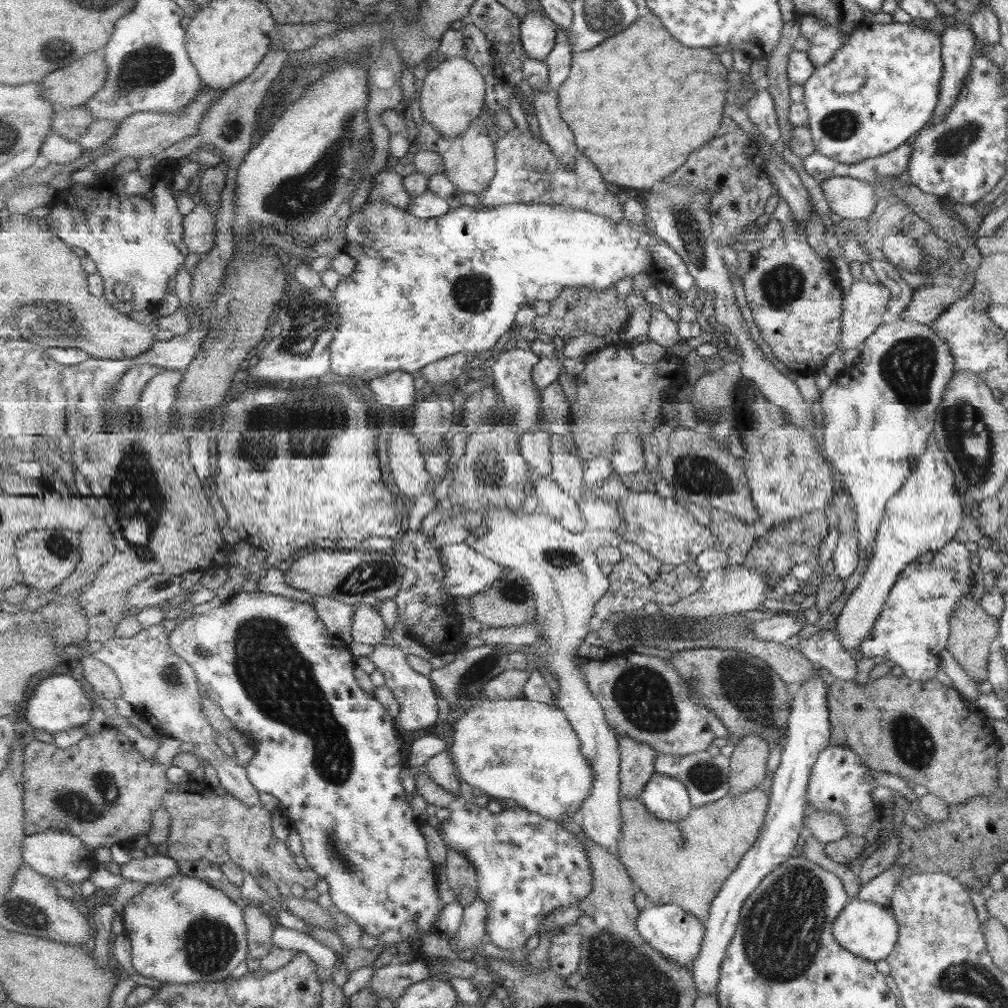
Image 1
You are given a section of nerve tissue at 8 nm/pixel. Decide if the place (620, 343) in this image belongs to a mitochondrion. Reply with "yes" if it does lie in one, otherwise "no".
no

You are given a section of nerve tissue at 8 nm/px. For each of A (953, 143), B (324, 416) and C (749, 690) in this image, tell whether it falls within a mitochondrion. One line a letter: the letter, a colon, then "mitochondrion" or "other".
A: mitochondrion
B: other
C: mitochondrion

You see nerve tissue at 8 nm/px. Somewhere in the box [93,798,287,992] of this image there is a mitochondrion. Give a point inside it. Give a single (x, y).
(210, 946)

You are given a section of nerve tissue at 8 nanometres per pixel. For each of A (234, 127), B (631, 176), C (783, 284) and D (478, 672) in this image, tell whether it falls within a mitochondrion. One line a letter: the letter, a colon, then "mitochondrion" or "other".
A: other
B: other
C: mitochondrion
D: mitochondrion

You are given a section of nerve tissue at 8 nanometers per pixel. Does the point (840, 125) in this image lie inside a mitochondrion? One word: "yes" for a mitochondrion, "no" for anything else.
yes

